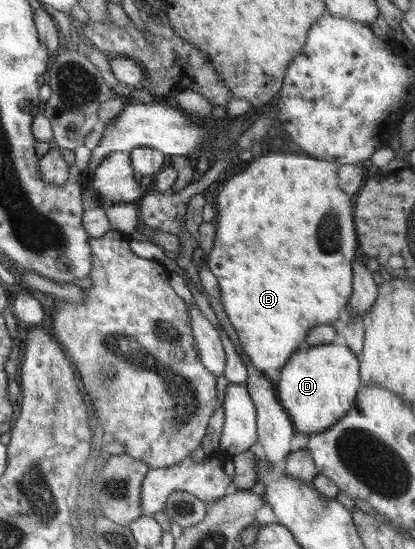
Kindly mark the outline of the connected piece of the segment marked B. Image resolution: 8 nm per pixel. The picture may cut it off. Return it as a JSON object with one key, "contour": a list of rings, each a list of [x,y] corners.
{"contour":[[[272,151],[268,155],[256,157],[246,165],[244,171],[236,173],[234,177],[228,179],[228,183],[223,185],[216,207],[218,207],[218,219],[215,219],[214,247],[204,257],[201,263],[217,279],[220,285],[219,299],[222,307],[228,316],[228,321],[232,323],[238,339],[242,345],[243,352],[250,359],[250,363],[262,373],[266,369],[282,369],[290,356],[298,349],[303,347],[306,334],[315,325],[326,325],[336,321],[342,313],[342,309],[348,308],[349,297],[352,293],[352,261],[358,249],[357,233],[354,225],[353,198],[344,193],[339,186],[338,169],[339,165],[330,161],[323,161],[308,157],[304,153],[280,153]]]}

